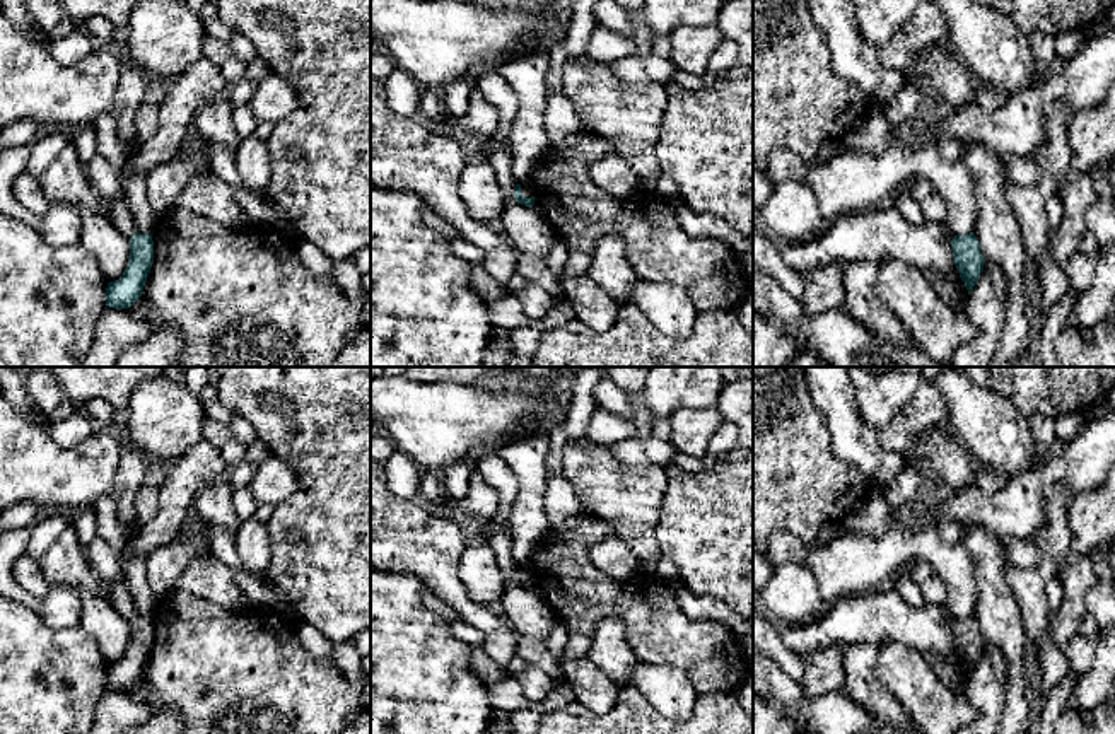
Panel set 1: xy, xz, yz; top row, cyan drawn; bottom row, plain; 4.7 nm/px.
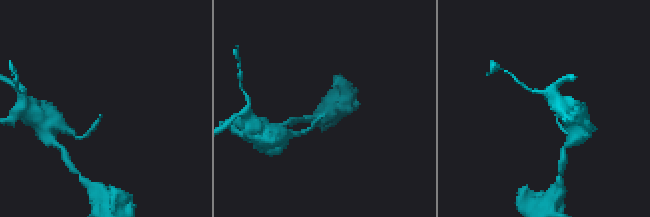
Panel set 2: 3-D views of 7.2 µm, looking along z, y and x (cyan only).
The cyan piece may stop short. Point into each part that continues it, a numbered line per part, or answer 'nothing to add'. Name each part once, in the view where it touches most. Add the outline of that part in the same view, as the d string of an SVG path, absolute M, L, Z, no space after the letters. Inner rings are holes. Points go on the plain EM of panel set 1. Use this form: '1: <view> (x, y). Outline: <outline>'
nothing to add

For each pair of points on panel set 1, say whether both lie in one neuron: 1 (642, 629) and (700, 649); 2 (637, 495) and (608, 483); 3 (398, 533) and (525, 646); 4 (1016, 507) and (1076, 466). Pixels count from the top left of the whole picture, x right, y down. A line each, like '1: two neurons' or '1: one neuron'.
1: one neuron
2: one neuron
3: two neurons
4: one neuron

